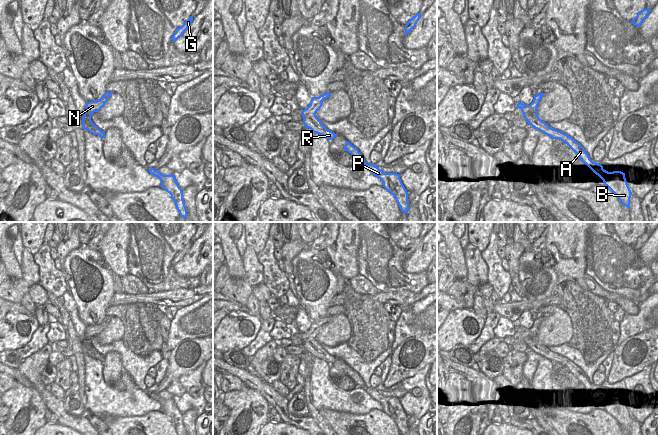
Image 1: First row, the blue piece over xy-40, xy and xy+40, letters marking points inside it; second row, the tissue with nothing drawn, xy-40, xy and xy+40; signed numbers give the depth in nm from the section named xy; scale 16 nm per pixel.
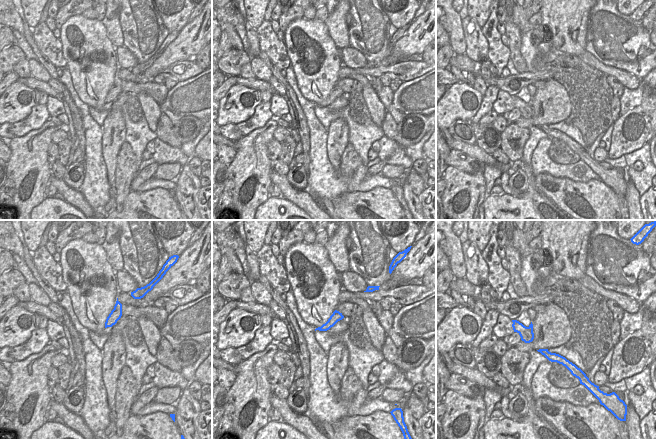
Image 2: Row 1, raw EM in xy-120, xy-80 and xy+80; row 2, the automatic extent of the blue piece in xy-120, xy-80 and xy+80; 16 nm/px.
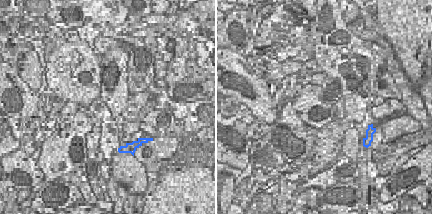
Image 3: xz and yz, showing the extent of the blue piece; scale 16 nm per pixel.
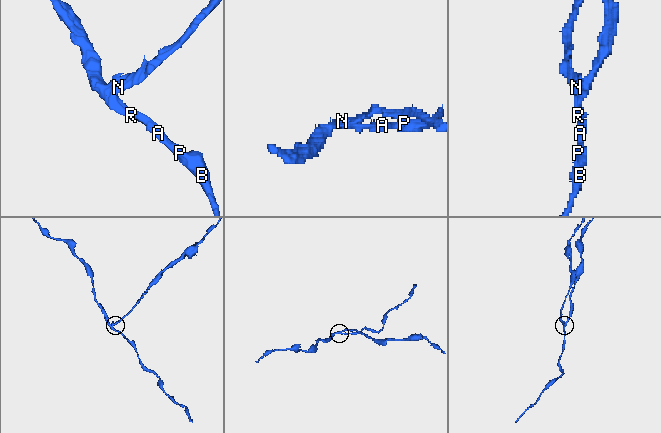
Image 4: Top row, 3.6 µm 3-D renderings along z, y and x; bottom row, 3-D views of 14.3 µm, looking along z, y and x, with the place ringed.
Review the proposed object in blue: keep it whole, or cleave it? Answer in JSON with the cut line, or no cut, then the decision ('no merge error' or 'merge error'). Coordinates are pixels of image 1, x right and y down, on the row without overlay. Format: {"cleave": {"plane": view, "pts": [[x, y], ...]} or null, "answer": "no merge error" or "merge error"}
{"cleave": {"plane": "xy", "pts": [[315, 338], [307, 338], [303, 344]]}, "answer": "merge error"}

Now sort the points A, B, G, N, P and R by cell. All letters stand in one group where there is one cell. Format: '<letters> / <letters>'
A B P R / G N

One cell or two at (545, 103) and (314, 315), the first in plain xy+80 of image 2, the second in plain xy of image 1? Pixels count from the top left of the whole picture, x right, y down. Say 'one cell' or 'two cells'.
two cells

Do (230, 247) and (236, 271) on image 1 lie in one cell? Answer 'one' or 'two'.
one

